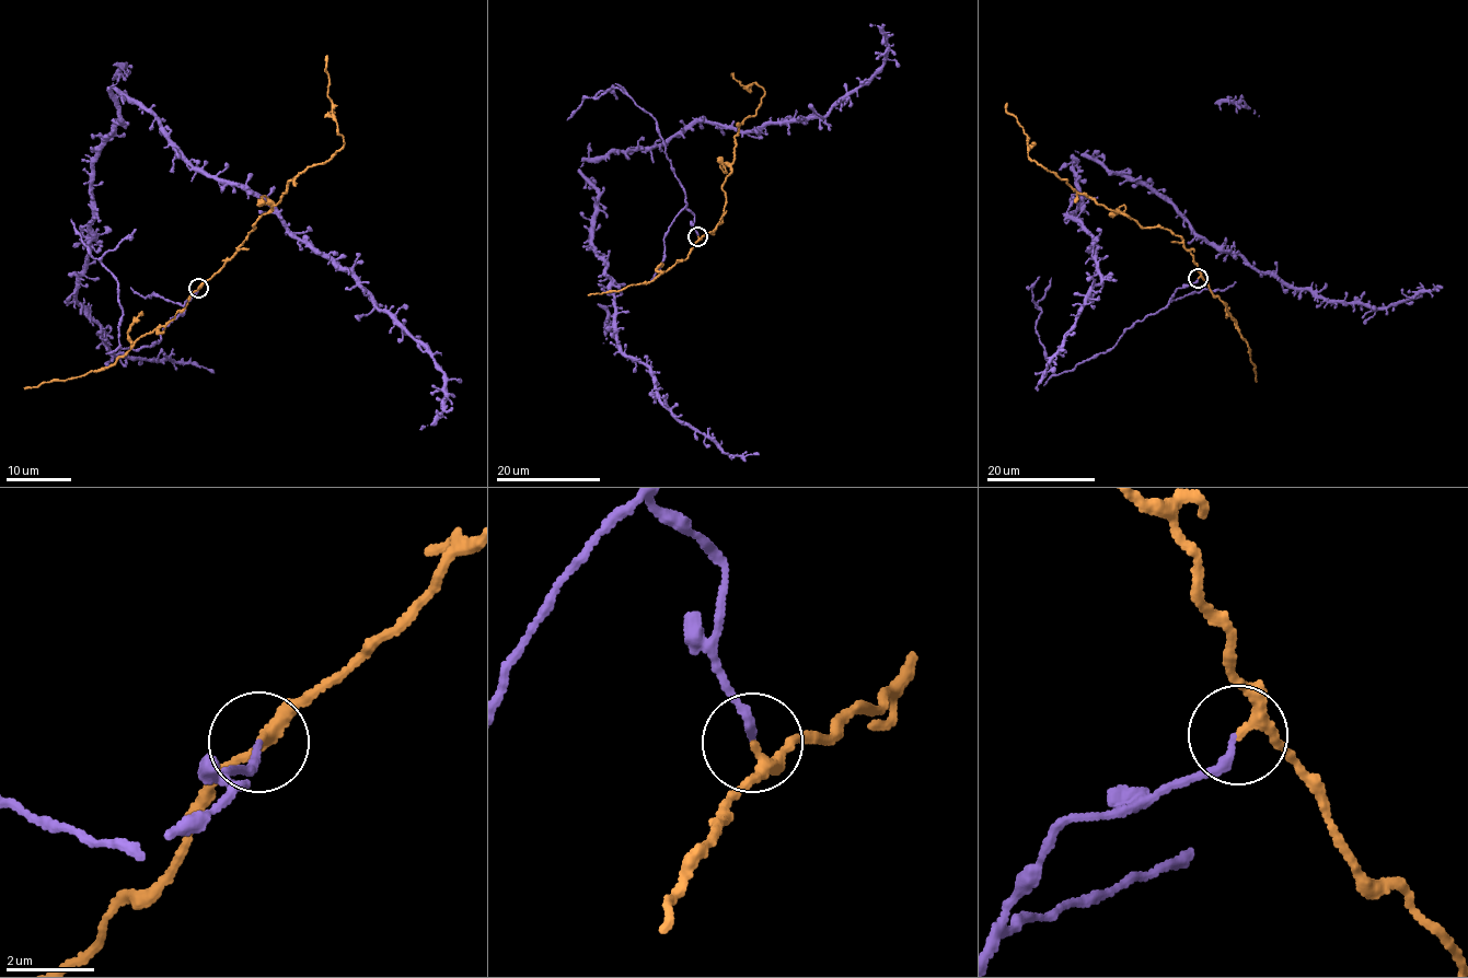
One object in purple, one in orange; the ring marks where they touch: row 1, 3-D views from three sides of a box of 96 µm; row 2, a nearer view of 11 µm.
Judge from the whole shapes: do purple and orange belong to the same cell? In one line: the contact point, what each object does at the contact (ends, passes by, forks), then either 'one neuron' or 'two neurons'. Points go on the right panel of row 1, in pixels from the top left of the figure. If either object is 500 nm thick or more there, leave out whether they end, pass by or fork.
(1198, 278) | purple ends | orange passes by | two neurons

